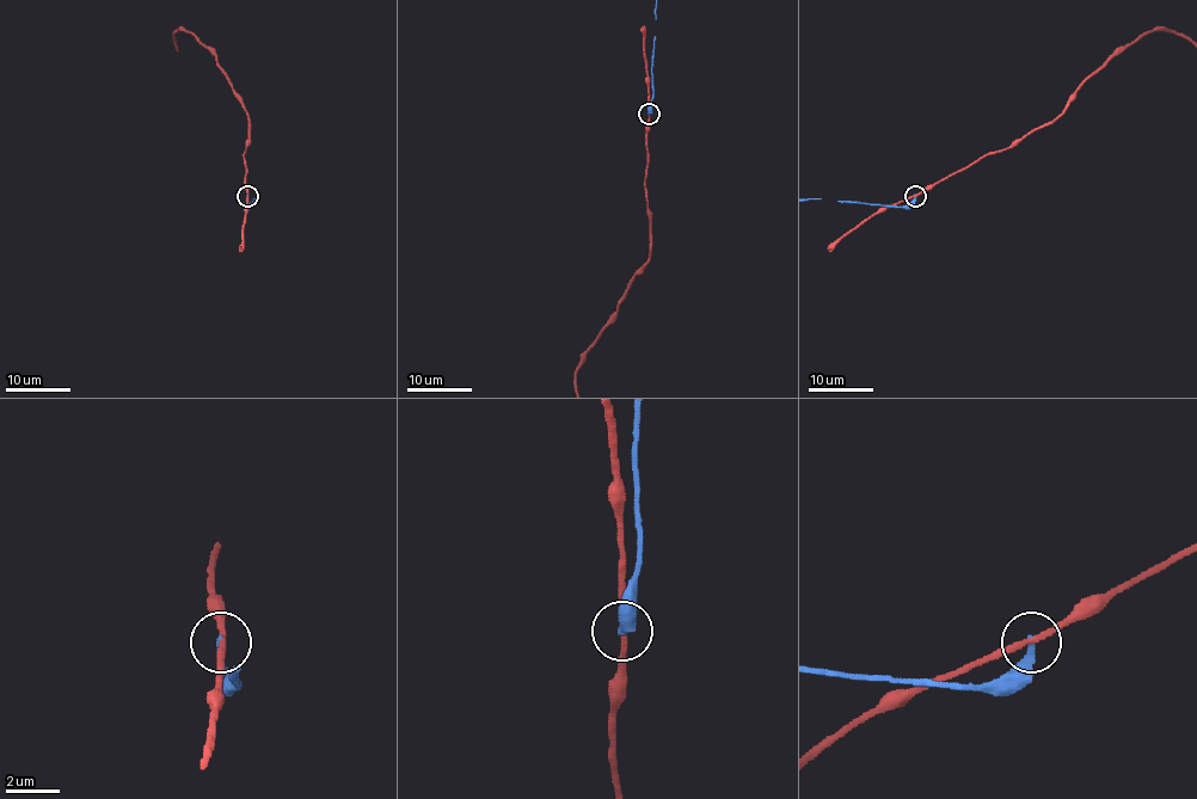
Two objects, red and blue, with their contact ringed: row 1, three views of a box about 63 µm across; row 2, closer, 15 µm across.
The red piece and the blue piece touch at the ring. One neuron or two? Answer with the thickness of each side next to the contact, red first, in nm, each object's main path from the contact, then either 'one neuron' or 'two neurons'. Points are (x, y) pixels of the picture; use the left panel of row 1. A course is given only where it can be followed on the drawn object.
calibres 220 and 240 nm; two neurons

